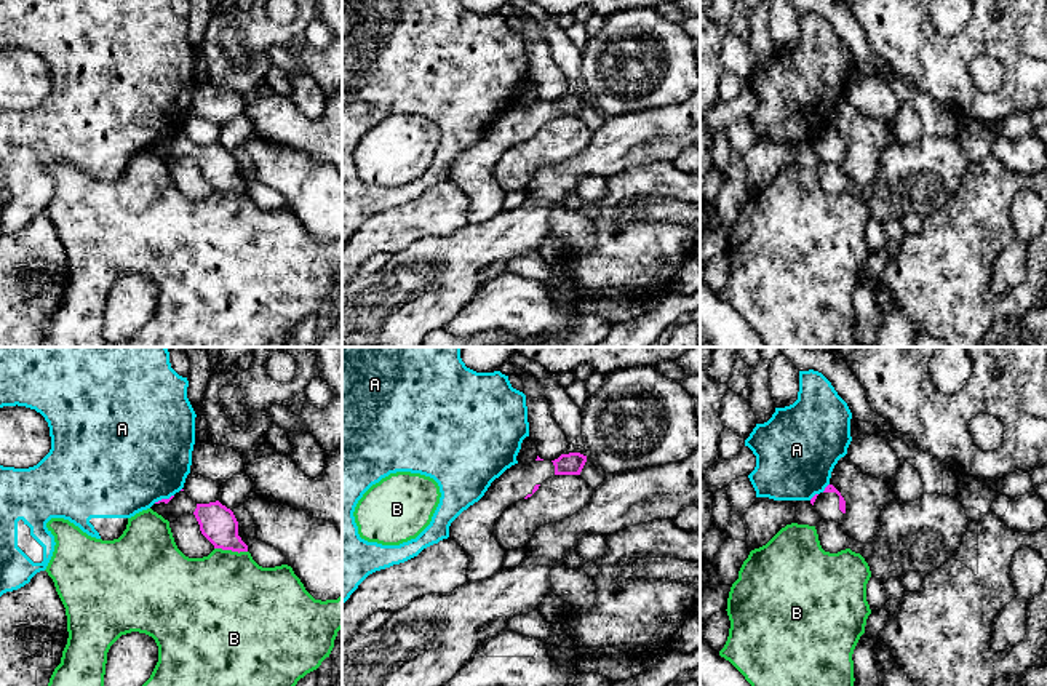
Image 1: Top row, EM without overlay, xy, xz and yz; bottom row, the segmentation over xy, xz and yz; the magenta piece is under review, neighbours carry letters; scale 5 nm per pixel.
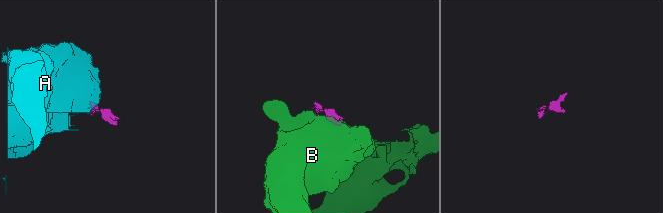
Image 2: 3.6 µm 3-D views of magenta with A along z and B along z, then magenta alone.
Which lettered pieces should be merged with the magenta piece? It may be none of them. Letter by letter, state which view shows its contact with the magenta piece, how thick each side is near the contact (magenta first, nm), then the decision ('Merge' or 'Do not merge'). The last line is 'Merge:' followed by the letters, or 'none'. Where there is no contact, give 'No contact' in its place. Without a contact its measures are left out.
A: Touches magenta in yz. Thickness 50 nm (magenta) against 420 nm. Do not merge
B: Touches magenta in xy. Thickness 190 nm (magenta) against 480 nm. Do not merge
Merge: none

